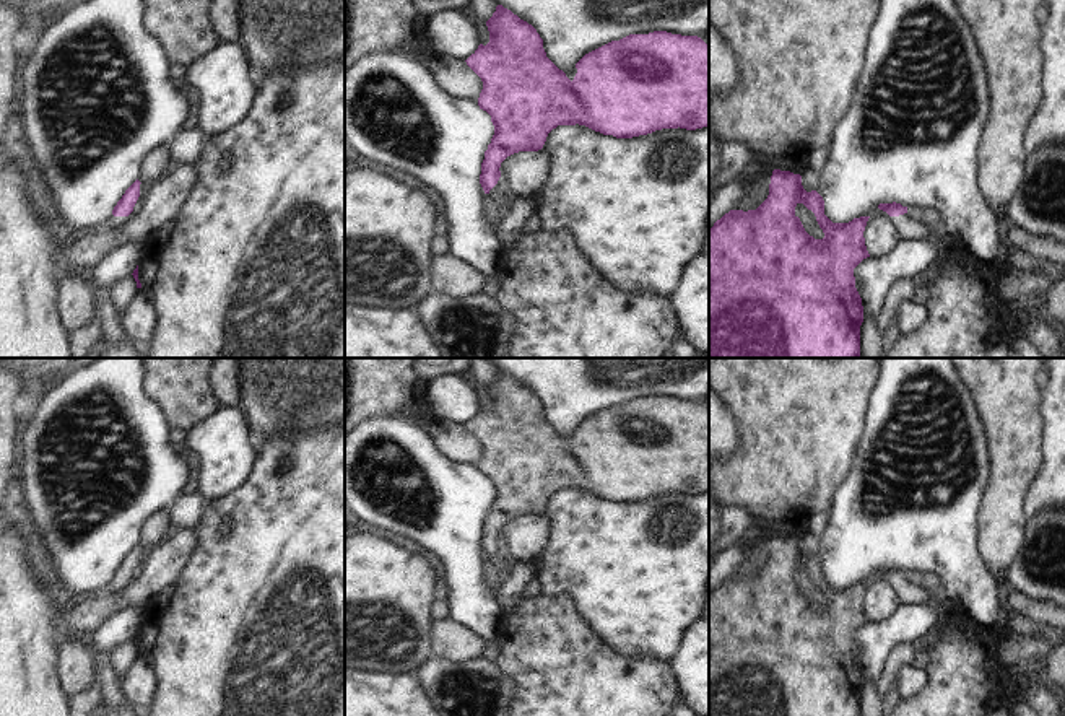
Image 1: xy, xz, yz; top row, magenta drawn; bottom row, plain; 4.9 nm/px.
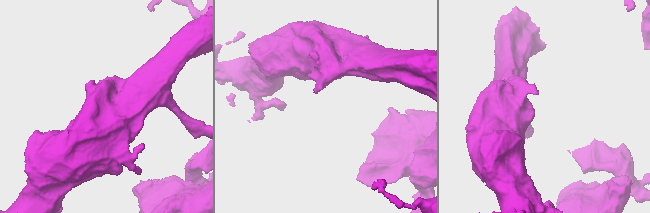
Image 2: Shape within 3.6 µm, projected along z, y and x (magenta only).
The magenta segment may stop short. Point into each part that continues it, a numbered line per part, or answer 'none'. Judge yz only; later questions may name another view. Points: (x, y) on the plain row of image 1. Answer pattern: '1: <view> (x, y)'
1: yz (908, 591)

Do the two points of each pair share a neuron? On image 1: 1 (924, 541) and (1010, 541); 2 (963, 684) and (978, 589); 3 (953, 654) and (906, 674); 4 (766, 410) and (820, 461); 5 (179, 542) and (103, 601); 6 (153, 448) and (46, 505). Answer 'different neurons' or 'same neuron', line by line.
1: different neurons
2: different neurons
3: different neurons
4: same neuron
5: same neuron
6: same neuron

